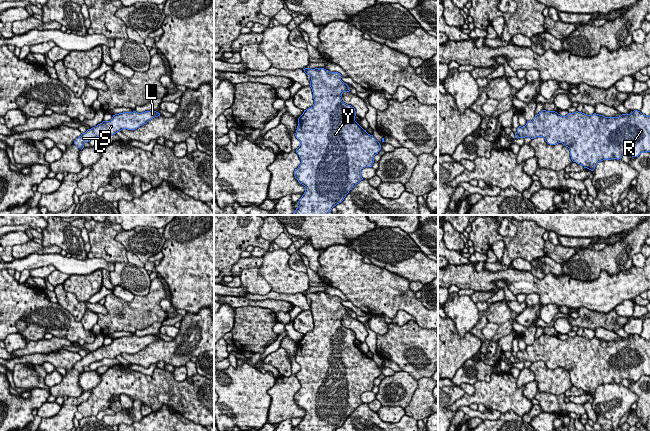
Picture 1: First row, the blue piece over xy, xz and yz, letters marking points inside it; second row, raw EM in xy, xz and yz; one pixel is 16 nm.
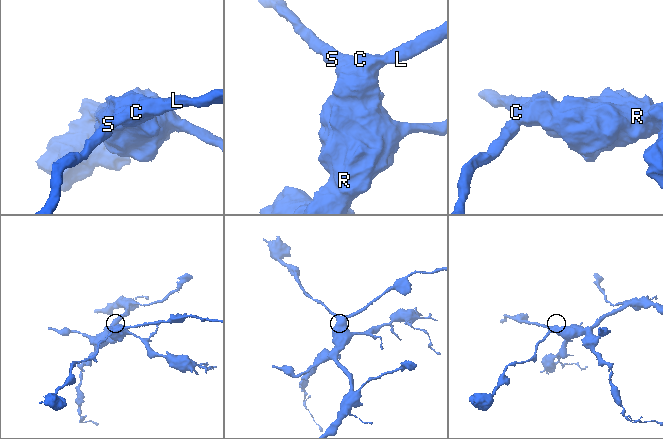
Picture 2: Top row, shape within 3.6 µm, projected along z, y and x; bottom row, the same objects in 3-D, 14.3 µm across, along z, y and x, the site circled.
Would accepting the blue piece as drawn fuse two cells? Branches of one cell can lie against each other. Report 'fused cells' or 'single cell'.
single cell

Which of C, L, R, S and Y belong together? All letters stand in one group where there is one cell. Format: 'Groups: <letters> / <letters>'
Groups: C L R S Y

